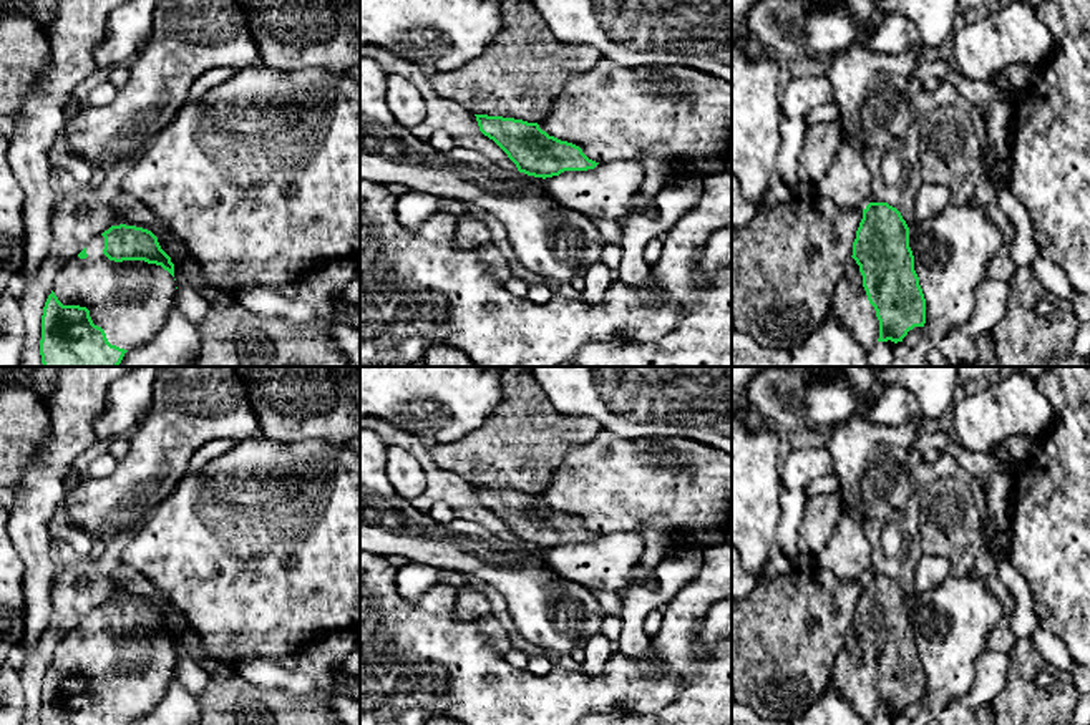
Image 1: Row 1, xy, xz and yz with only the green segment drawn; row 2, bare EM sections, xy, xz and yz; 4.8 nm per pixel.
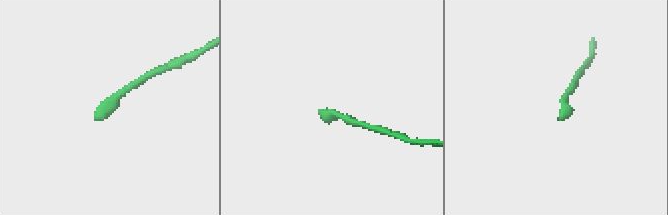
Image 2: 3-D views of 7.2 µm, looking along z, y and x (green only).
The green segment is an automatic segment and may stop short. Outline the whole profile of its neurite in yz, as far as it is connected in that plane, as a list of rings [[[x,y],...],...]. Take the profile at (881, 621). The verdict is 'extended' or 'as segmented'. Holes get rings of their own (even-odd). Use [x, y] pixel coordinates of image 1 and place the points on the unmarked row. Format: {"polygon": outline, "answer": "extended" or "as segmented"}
{"polygon": [[[869,574],[853,614],[853,627],[833,664],[830,687],[866,722],[878,713],[903,713],[909,702],[924,698],[926,670],[914,642],[909,599],[901,584],[888,574]]], "answer": "extended"}

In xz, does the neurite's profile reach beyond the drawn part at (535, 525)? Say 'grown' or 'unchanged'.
unchanged

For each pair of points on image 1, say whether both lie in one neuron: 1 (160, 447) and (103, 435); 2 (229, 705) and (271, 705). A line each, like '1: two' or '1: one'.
1: two
2: one

